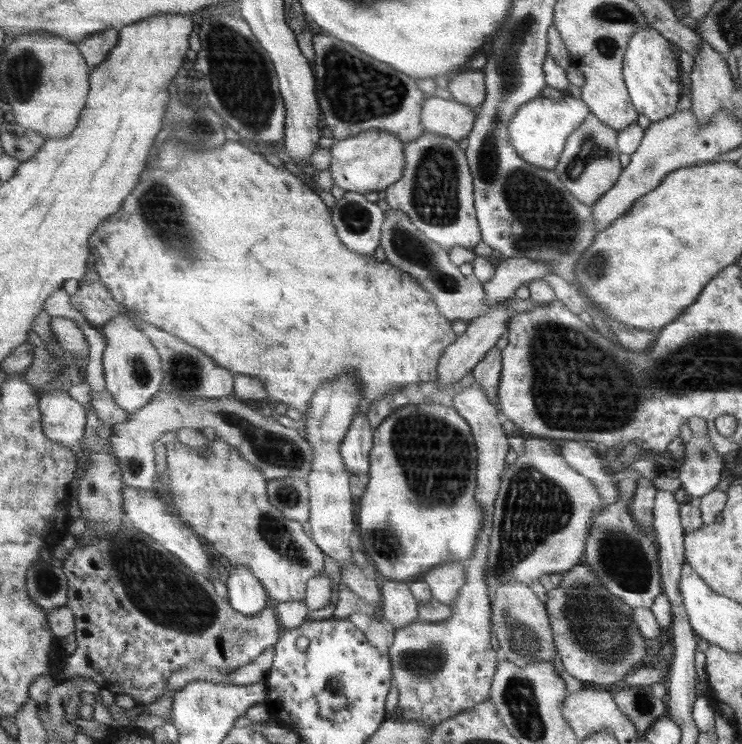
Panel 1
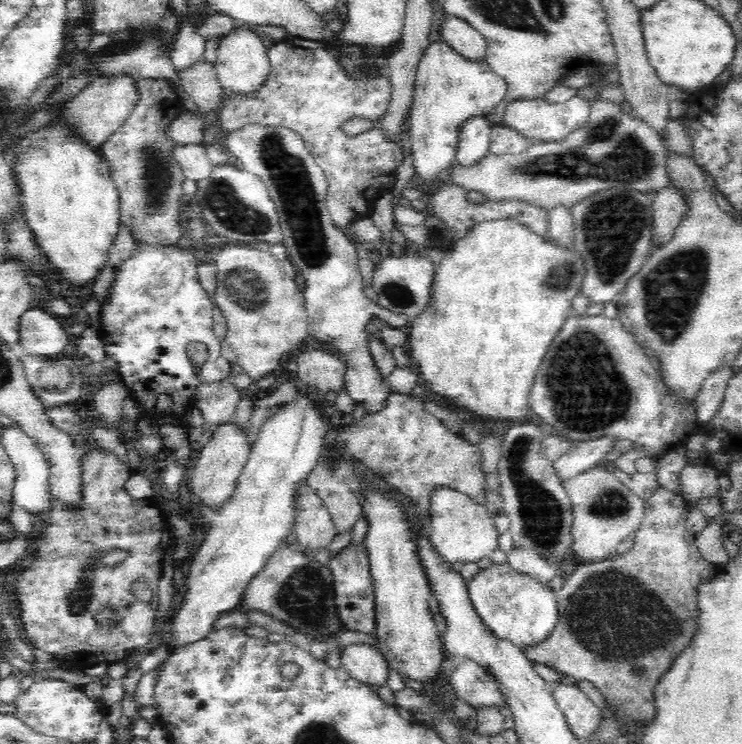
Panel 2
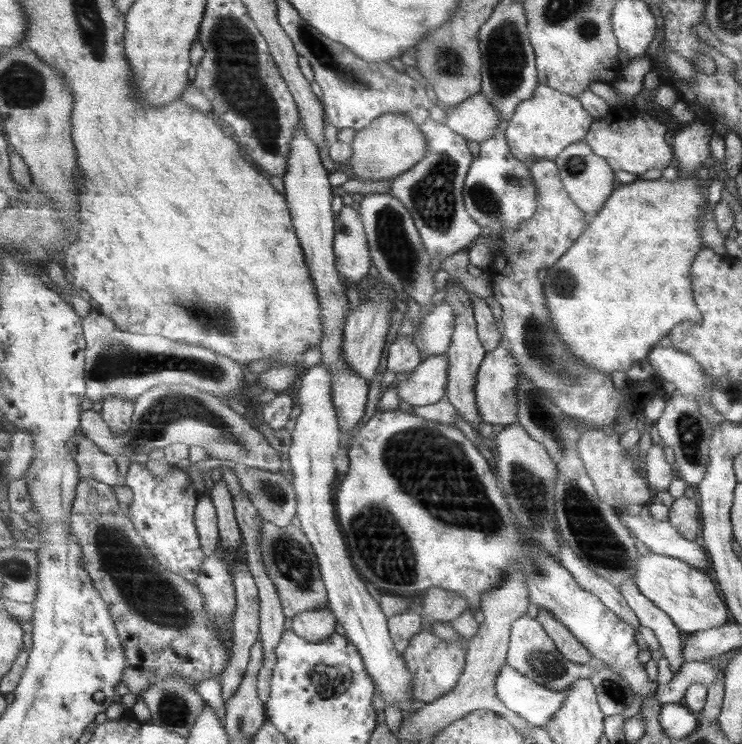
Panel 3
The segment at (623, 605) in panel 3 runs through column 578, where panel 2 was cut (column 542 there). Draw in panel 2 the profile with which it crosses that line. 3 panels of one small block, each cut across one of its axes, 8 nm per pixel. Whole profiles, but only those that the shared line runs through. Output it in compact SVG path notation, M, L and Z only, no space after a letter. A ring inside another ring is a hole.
M512 549L507 554L509 565L520 575L530 575L532 579L548 586L548 583L554 578L558 572L548 563L542 559L538 553L524 549Z

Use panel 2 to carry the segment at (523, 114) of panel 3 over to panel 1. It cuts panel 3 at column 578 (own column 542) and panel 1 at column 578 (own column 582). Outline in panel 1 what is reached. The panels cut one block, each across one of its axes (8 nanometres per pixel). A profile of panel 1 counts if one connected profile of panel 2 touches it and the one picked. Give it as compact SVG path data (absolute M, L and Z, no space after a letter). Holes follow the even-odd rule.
M545 85L539 96L524 102L513 113L508 122L508 141L511 142L513 151L525 162L537 168L552 171L556 168L565 139L573 135L575 128L589 113L591 111L581 99L571 97L567 91Z

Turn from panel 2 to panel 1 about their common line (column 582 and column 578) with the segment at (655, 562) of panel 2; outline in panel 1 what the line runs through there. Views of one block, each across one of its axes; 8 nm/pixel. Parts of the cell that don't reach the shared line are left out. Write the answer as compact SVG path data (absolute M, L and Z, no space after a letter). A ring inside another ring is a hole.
M579 564L561 573L560 583L546 592L553 644L563 670L586 686L616 687L629 672L641 666L645 642L631 620L632 610L612 595L591 572Z

